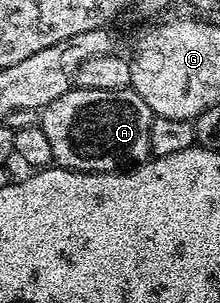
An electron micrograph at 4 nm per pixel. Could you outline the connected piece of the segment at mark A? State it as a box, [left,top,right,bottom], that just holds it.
[39,86,155,173]

